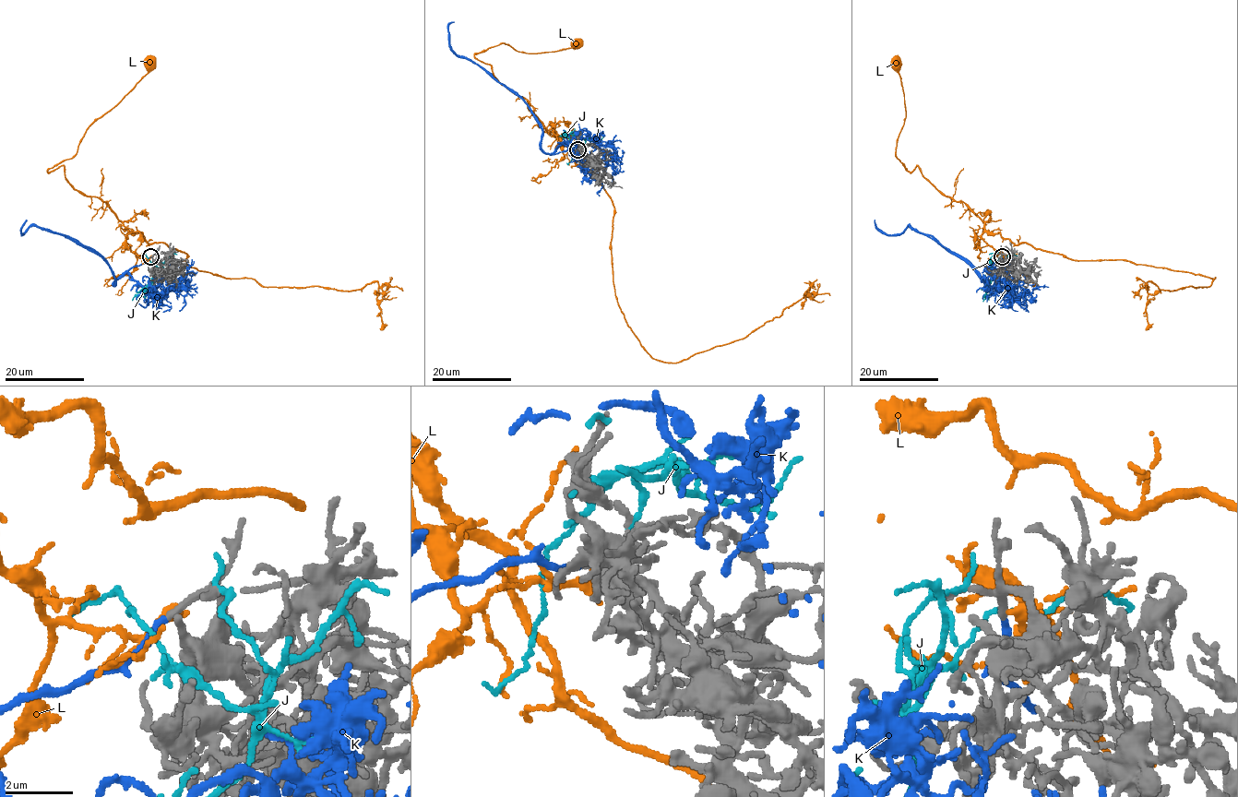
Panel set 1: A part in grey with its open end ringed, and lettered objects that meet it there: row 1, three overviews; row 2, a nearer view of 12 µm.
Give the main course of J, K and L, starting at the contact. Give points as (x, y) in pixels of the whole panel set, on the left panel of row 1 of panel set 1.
J: (157, 254), (162, 264), (160, 273), (142, 293), (132, 300)
K: (151, 257), (129, 267), (114, 286), (112, 269), (101, 256), (68, 236), (35, 225), (21, 235), (26, 220)
L: (152, 256), (136, 256), (106, 201), (78, 193), (64, 165), (47, 171), (73, 156), (148, 63)

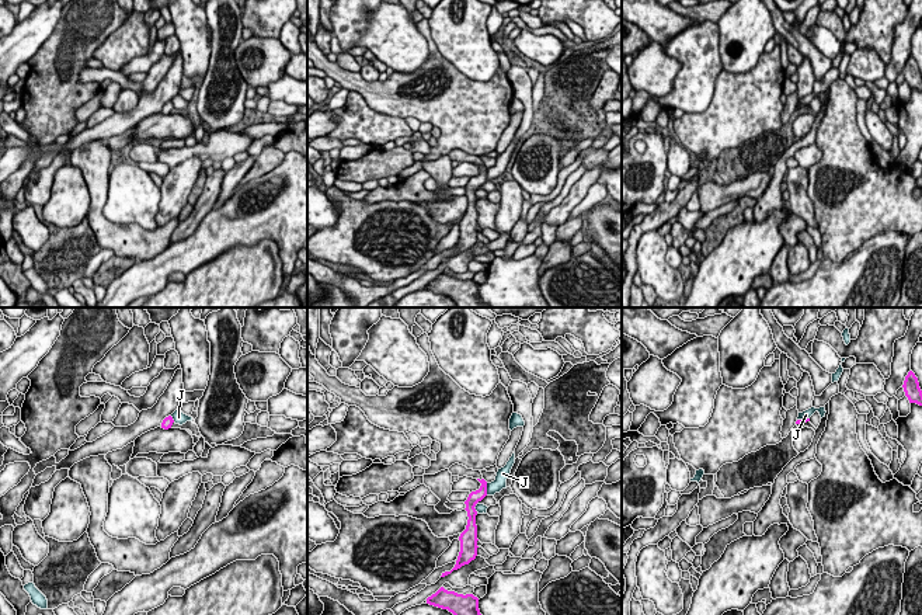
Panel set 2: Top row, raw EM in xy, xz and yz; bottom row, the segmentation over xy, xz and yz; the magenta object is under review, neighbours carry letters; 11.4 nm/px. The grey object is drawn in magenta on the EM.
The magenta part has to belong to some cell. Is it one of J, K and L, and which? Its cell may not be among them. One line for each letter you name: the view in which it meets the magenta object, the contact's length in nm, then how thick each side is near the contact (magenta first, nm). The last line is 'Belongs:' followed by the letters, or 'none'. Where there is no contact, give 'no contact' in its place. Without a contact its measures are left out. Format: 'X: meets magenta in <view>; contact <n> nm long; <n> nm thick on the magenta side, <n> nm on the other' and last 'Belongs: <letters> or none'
K: no contact
Belongs: K

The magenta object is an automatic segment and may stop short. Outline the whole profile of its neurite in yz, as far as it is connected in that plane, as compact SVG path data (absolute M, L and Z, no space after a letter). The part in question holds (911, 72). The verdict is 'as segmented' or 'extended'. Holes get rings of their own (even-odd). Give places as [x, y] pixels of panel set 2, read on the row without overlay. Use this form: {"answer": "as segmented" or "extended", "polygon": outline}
{"answer": "as segmented", "polygon": "M909 56L908 60L905 62L902 73L909 88L916 88L922 91L922 76L919 73L918 63L912 56Z"}

